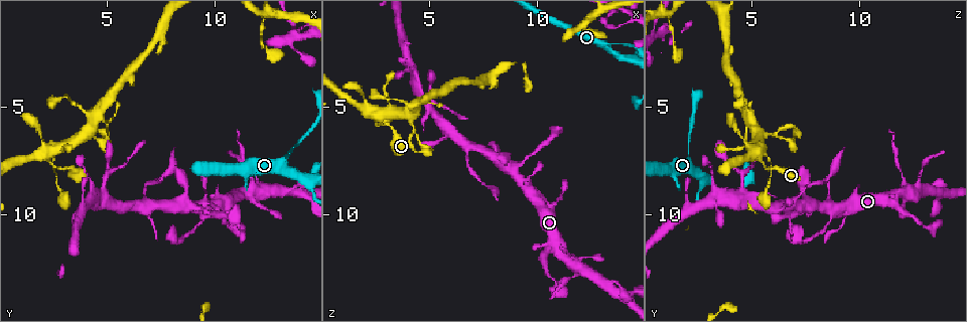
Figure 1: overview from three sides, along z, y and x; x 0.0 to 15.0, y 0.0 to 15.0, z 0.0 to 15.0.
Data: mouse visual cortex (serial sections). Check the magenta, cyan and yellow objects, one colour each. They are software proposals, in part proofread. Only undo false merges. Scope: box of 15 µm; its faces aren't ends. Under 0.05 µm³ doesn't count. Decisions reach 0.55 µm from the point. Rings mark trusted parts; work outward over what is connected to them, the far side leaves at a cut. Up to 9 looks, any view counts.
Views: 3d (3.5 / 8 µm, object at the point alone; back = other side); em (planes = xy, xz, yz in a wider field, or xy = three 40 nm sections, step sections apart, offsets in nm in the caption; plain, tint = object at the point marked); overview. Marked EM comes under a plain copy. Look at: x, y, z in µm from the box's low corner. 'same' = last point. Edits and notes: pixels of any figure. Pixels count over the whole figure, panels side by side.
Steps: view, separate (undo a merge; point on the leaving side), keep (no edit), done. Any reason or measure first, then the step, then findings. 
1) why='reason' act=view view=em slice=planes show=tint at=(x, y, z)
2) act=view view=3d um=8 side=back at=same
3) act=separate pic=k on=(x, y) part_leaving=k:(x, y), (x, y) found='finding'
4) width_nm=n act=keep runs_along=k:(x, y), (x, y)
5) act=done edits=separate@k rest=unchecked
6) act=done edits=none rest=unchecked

why='narrows sharply' act=view view=3d um=3.5 at=(6.7, 8.6, 7.6)

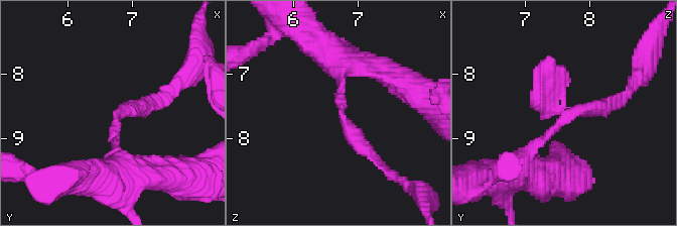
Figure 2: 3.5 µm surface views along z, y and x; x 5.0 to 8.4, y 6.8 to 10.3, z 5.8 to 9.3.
arm_widths_nm=250,250 act=view view=em slice=planes show=tint at=(6.75, 8.70, 7.60)

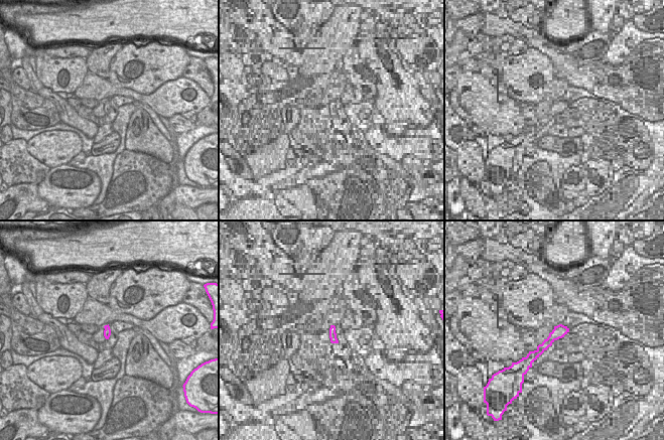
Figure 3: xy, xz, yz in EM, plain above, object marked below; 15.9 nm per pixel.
act=keep runs_along=2:(514, 176), (565, 117), (612, 104) found='one cell here'

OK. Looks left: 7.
why='narrows sharply' act=view view=3d um=3.5 at=(11.7, 8.0, 12.0)

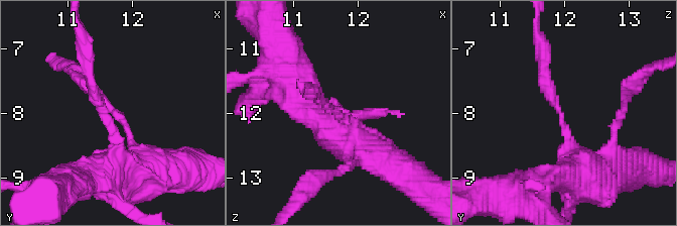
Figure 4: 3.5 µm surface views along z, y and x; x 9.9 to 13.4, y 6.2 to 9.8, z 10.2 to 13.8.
act=view view=em slice=planes show=tint at=(11.65, 8.05, 11.95)

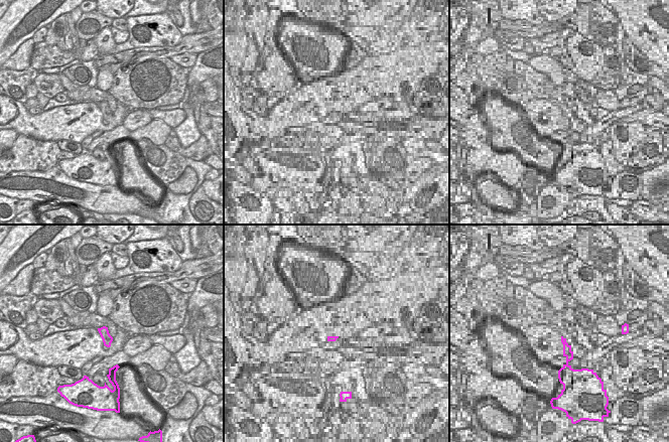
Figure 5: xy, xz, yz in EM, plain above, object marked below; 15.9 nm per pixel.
act=keep runs_along=4:(578, 174), (544, 57) found='one cell here'

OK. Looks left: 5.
why='sudden change in width' act=view view=3d um=8 side=back at=(13.6, 7.0, 2.0)

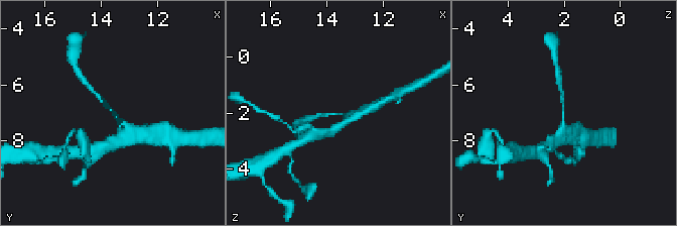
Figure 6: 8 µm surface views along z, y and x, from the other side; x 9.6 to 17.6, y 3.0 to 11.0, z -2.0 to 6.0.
why='zoom in' act=view view=3d um=3.5 at=(13.5, 7.1, 2.0)

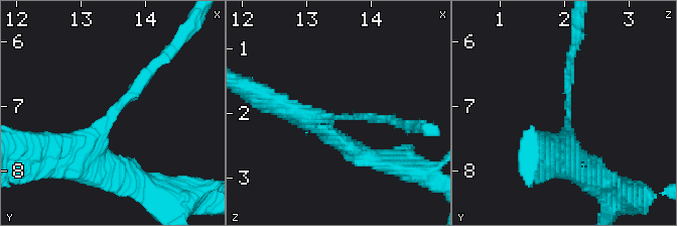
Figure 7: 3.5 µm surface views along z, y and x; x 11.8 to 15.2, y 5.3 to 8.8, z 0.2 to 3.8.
arm_widths_nm=150,300 act=keep found='continuous, no second cell'

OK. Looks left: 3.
why='calibre changes' act=view view=3d um=3.5 at=(2.1, 7.1, 5.0)

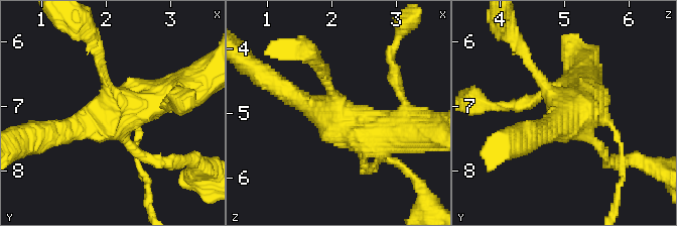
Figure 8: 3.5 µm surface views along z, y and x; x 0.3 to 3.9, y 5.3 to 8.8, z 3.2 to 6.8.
act=view view=em slice=xy step=5 show=tint at=(2.05, 7.00, 5.05)

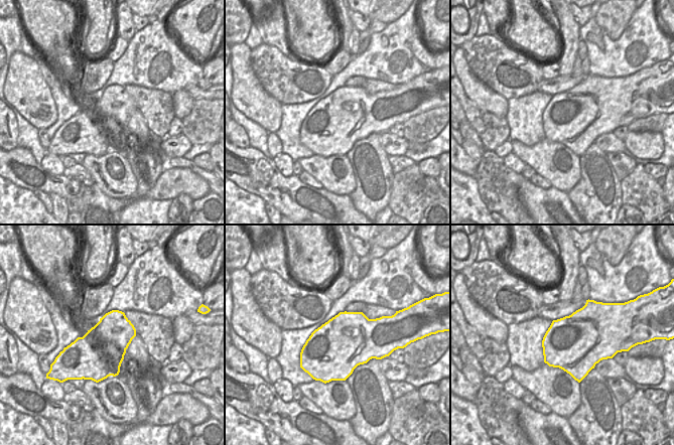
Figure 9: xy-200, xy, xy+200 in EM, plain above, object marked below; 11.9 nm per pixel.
act=keep runs_along=8:(155, 160), (127, 142), (121, 114), (182, 90) found='one cell here'

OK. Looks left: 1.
act=done edits=none rest=unchecked

